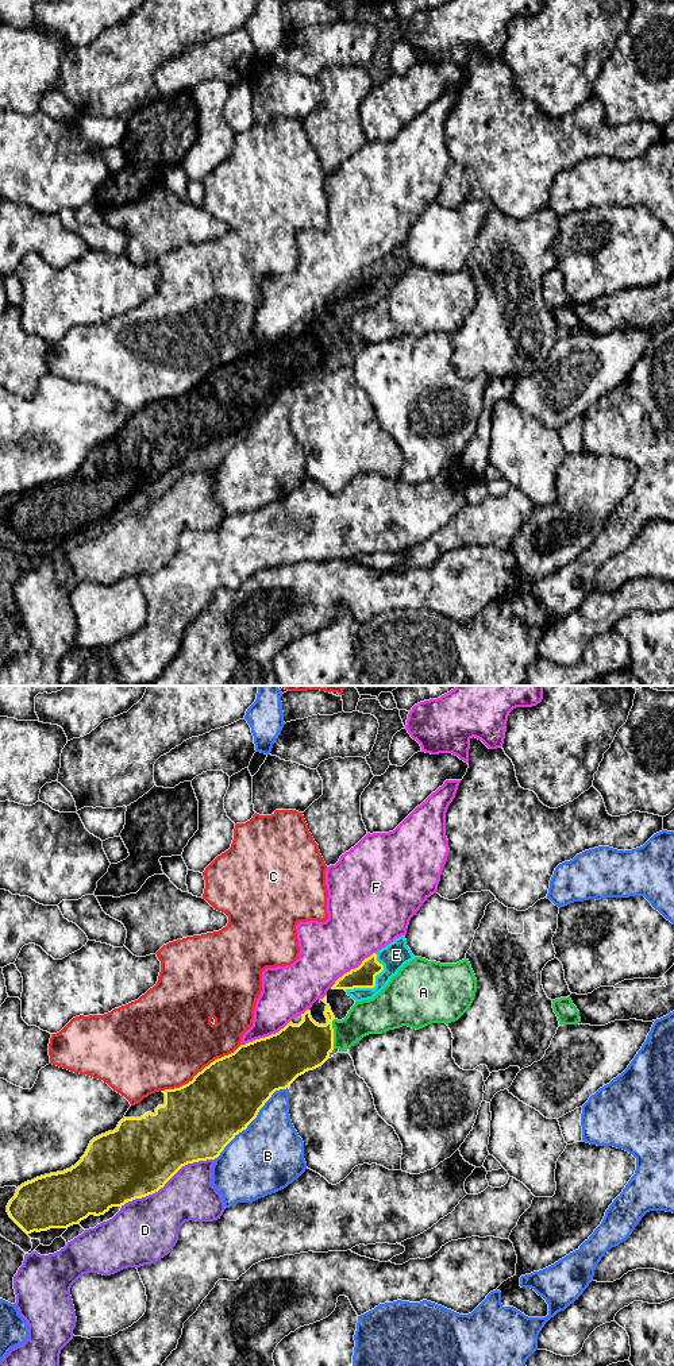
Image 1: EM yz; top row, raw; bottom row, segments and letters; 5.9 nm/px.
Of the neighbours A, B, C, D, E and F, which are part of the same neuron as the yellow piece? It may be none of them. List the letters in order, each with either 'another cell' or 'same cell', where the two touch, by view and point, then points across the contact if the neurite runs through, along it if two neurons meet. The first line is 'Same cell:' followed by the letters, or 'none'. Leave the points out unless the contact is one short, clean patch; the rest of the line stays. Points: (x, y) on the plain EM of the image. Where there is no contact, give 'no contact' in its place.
Same cell: E
A: another cell; contact yz (332, 342)
B: another cell; contact yz (253, 428)
C: another cell; contact yz (203, 378)
D: another cell; contact yz (168, 489)
E: same cell; contact yz (374, 293)
F: another cell; contact yz (266, 346)

